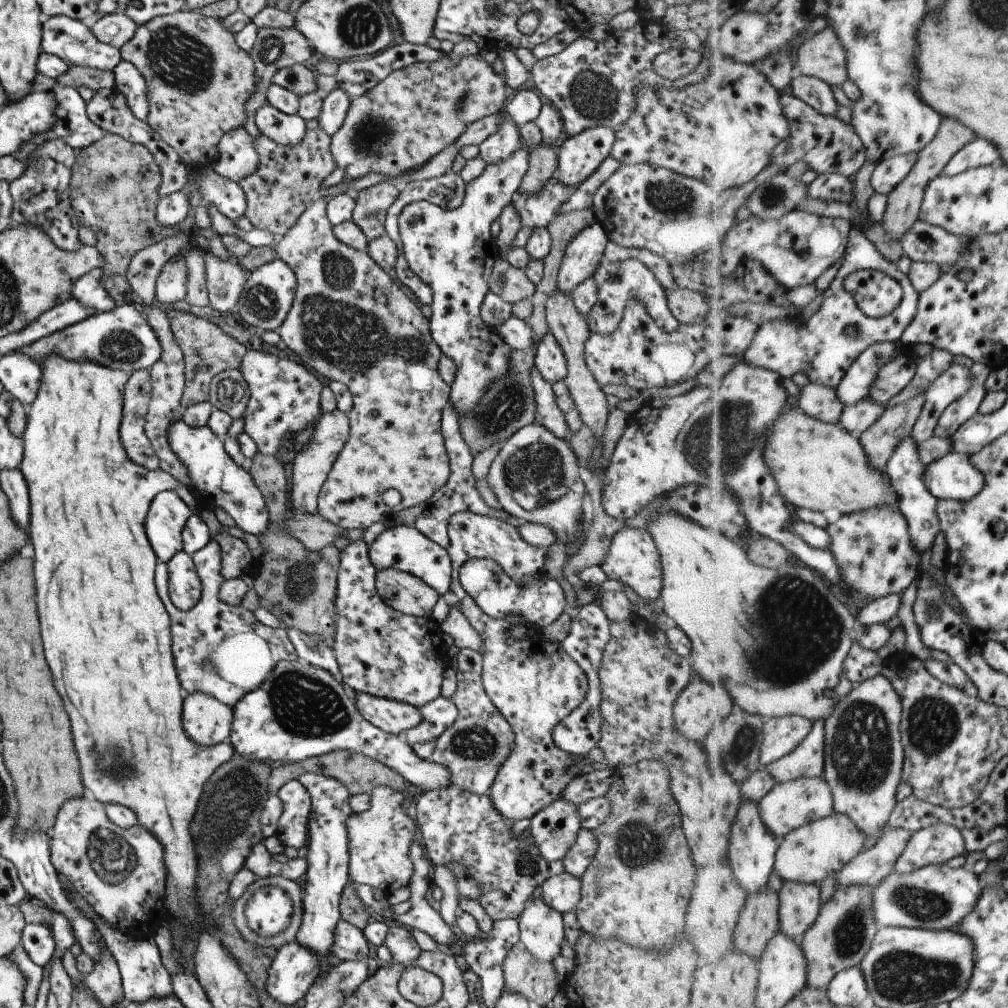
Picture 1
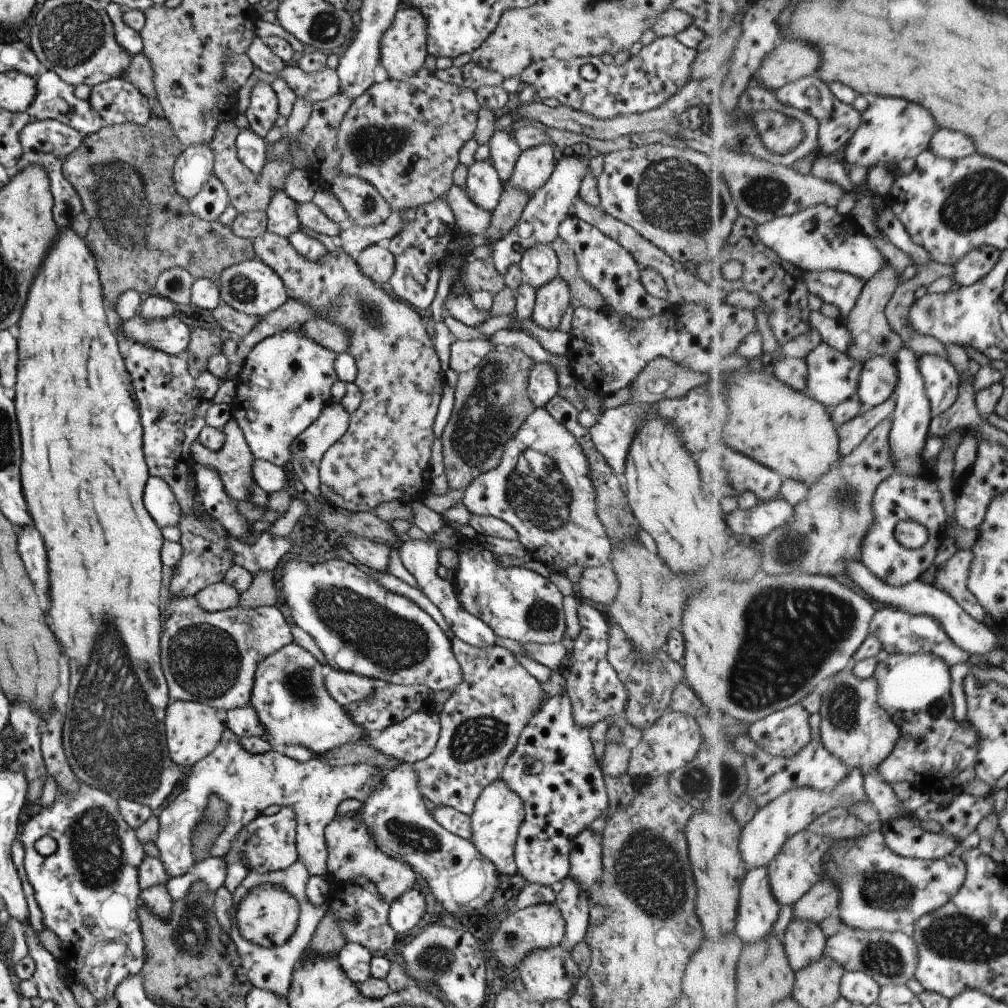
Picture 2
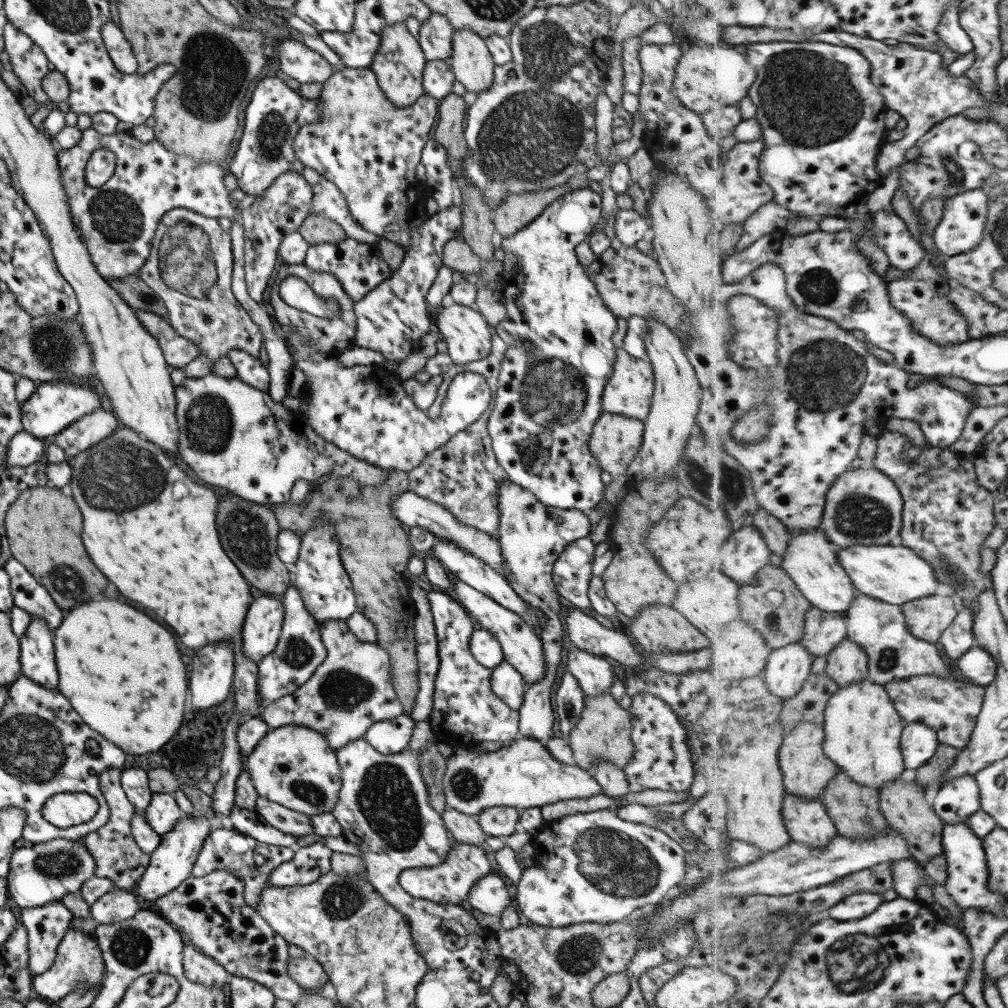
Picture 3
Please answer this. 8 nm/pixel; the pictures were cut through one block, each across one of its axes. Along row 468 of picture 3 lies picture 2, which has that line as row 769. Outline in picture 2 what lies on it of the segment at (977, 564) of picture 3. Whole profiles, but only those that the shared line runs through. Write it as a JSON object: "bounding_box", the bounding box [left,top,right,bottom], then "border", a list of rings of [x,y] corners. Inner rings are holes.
{"bounding_box":[877,652,980,794],"border":[[[932,652],[888,654],[877,666],[880,704],[893,717],[902,735],[894,751],[877,770],[888,783],[908,781],[917,792],[951,794],[978,778],[976,767],[980,734],[961,724],[955,716],[951,694],[951,672],[940,656]]]}

